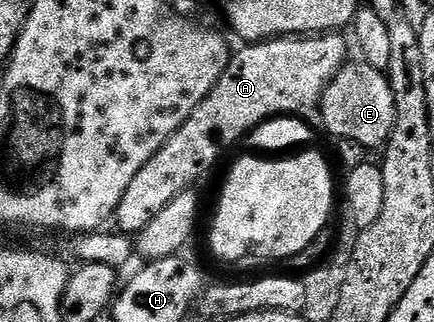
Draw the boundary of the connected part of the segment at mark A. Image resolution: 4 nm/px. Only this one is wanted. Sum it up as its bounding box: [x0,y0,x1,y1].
[115,31,349,235]

